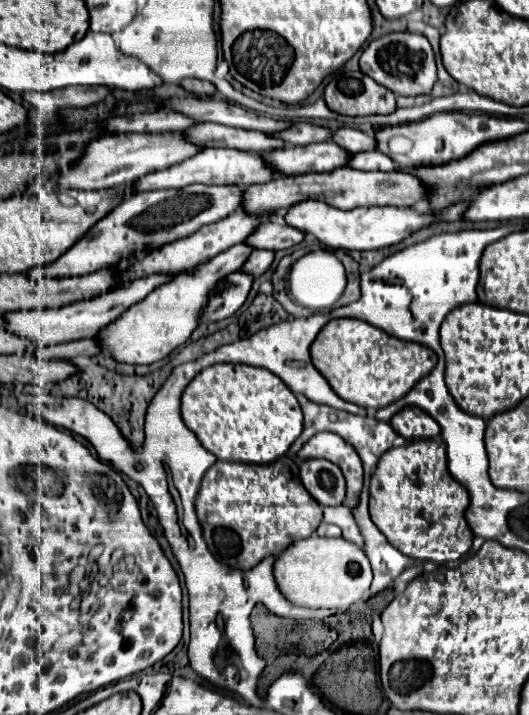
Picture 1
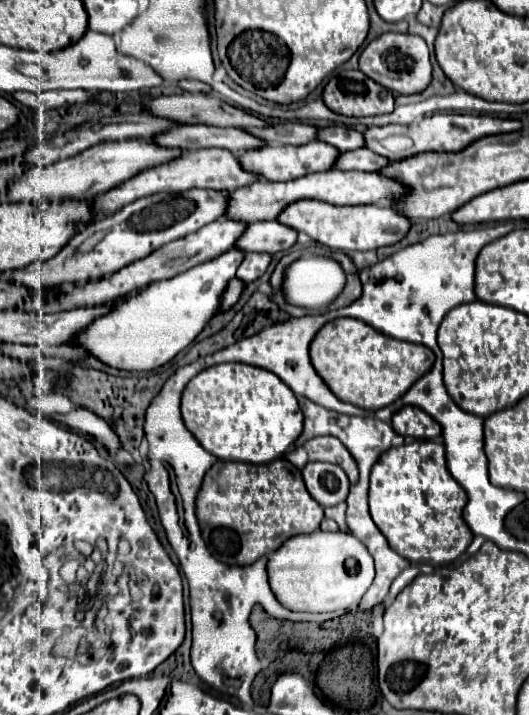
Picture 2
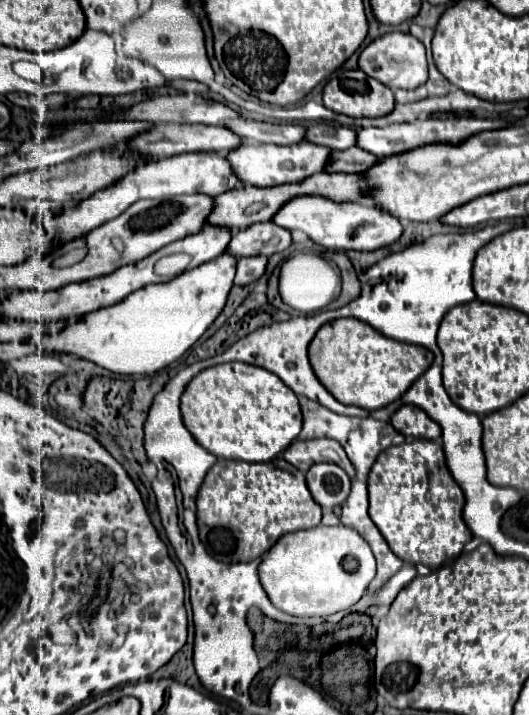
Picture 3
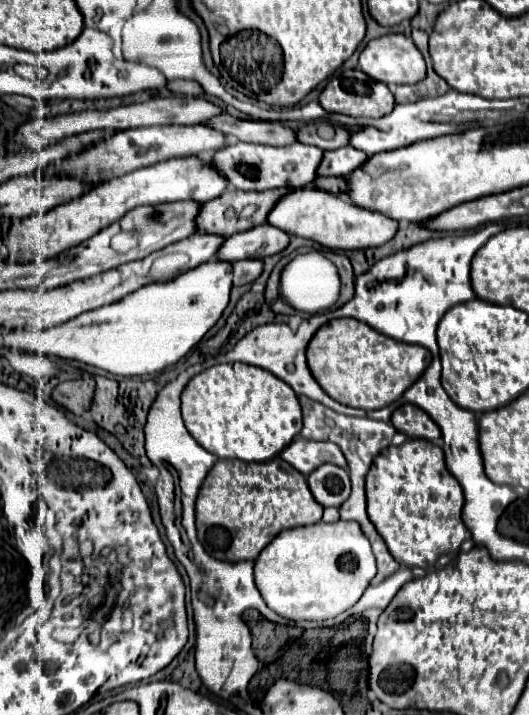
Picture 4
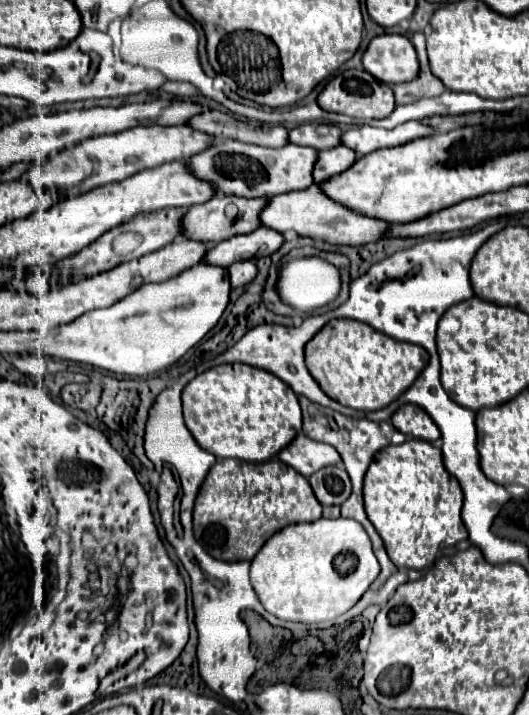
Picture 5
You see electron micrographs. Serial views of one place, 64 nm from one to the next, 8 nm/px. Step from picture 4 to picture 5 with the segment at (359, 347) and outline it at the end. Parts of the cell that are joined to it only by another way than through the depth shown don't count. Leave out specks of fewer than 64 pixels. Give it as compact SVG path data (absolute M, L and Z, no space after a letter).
M330 320L306 344L306 368L320 388L342 406L380 410L402 396L420 376L430 356L422 346L398 342L358 320Z

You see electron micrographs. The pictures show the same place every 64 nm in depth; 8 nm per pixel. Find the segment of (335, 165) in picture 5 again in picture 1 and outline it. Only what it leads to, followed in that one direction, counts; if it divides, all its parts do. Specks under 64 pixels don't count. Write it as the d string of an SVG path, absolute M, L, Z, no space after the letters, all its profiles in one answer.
M376 150L354 154L348 166L358 168L358 170L382 170L382 172L396 170L396 164L392 160L388 160L388 156L384 156L382 152L376 152Z

